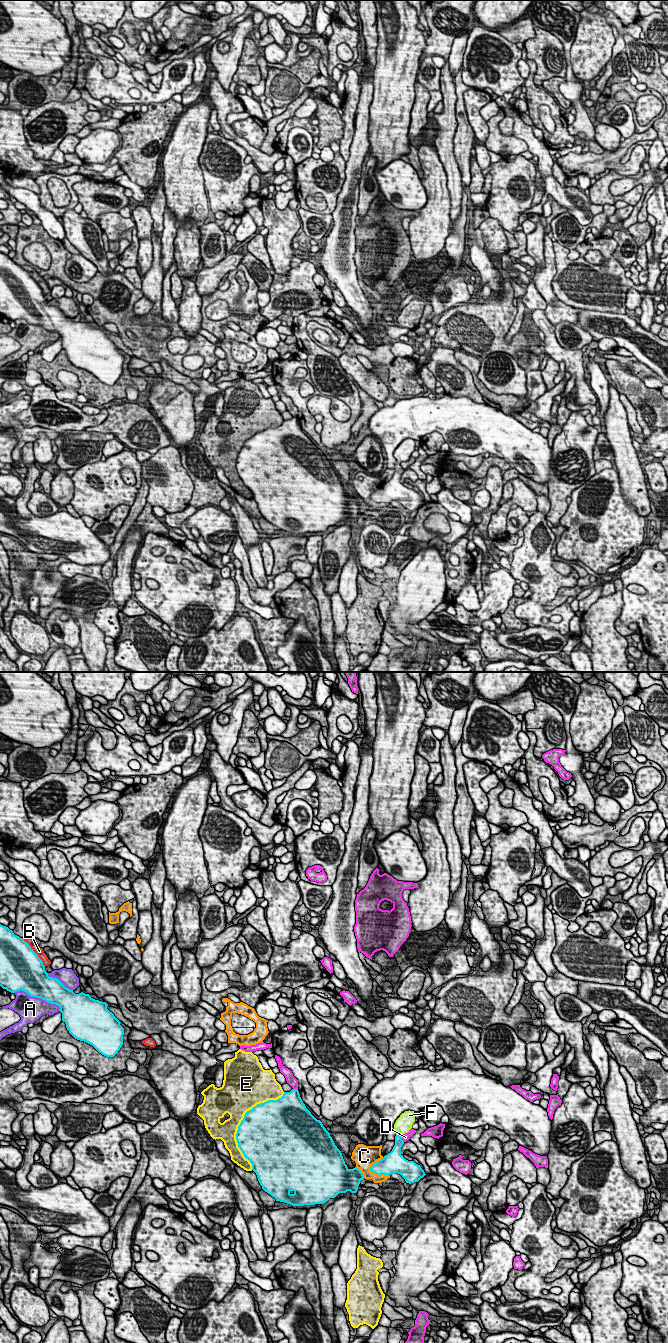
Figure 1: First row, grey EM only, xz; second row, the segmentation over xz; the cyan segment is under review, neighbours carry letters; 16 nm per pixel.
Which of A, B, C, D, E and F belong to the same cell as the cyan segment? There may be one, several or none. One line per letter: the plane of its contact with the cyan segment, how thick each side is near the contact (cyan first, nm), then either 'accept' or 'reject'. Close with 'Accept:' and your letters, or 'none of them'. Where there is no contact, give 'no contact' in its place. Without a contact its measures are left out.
A: xz | 460/400 nm | reject
B: xz | 500/130 nm | reject
C: xz | 300/160 nm | reject
D: xz | 160/130 nm | reject
E: xz | 500/340 nm | reject
F: xz | 140/280 nm | accept
Accept: F

